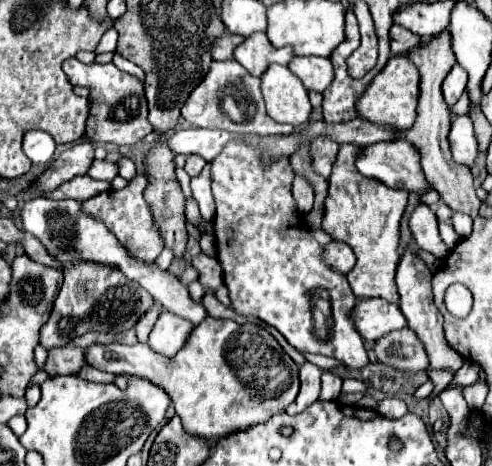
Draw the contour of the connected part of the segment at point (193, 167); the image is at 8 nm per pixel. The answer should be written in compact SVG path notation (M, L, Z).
M188 155L188 159L186 159L186 165L184 165L184 171L186 171L190 177L196 177L204 165L206 165L206 161L204 161L202 157Z

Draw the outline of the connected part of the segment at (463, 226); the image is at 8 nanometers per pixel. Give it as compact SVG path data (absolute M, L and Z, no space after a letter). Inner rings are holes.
M456 212L452 216L452 226L460 237L468 237L472 232L473 219L469 215Z

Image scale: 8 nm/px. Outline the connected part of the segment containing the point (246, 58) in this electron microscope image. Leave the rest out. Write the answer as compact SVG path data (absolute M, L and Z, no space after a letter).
M254 33L240 47L236 47L236 53L234 53L234 59L254 77L262 77L262 73L272 63L288 65L292 57L294 57L292 49L288 47L276 49L274 45L270 45L264 33Z

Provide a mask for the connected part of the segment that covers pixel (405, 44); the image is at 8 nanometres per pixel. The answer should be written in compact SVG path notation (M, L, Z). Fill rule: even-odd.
M392 25L390 29L390 45L392 45L392 55L394 53L404 53L408 51L412 45L416 45L420 41L420 37L400 25Z

